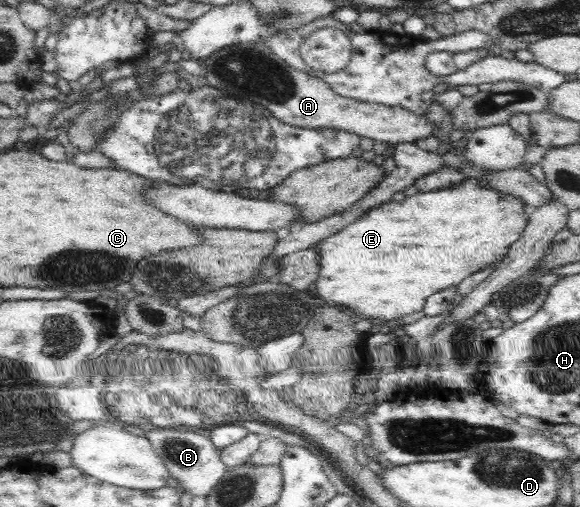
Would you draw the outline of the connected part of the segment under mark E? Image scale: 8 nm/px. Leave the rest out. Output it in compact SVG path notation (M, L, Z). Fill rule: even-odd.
M469 176L461 183L449 186L448 188L418 192L415 195L405 197L400 202L389 200L381 205L373 206L373 209L369 209L367 213L363 213L355 223L347 225L345 229L341 229L341 231L323 238L318 243L318 265L320 265L320 272L317 274L315 281L315 298L320 298L321 301L329 304L338 305L342 309L343 307L350 307L353 311L352 315L353 313L357 313L356 316L373 319L376 323L384 323L391 321L391 319L399 319L403 315L409 315L409 313L415 313L415 311L421 311L425 300L430 295L433 295L433 293L443 291L443 289L451 286L457 286L458 283L469 277L471 273L494 266L495 264L499 265L505 259L510 245L514 241L517 241L519 236L525 231L530 214L531 210L524 204L524 201L518 197L498 192L493 188L479 185L473 176Z

